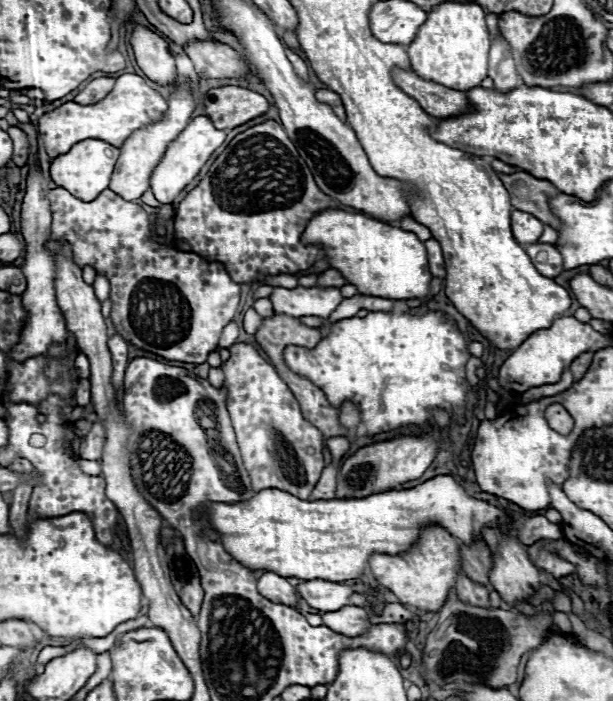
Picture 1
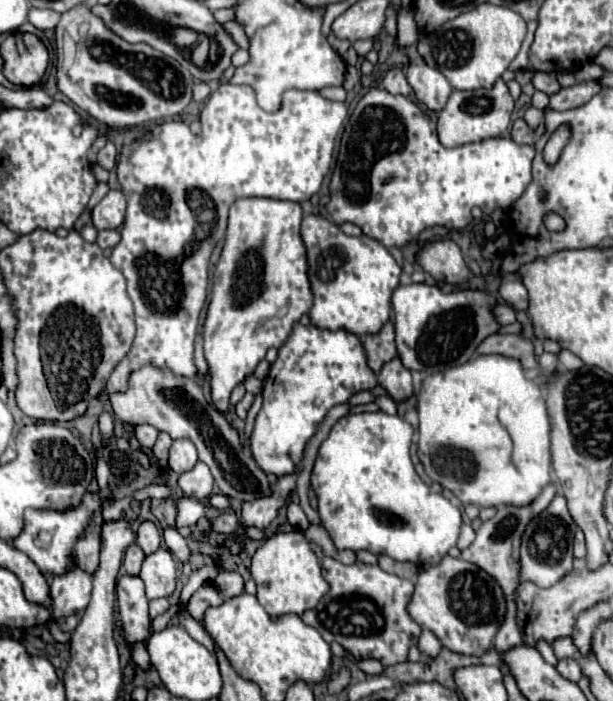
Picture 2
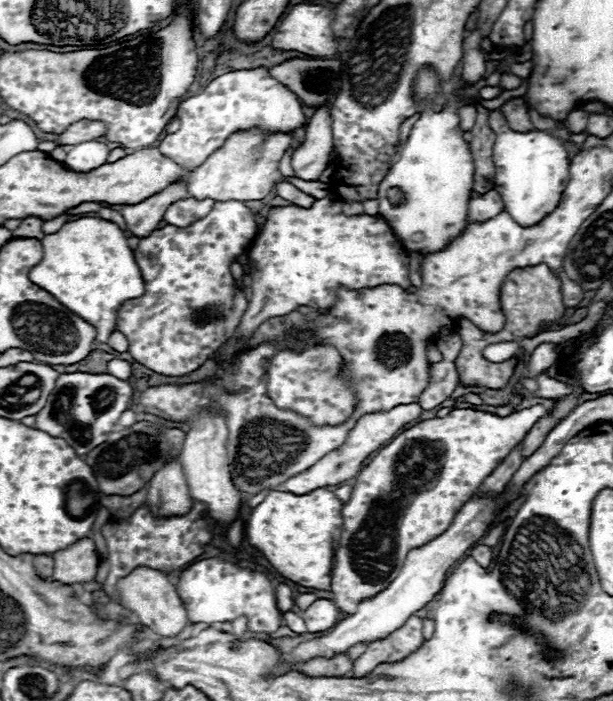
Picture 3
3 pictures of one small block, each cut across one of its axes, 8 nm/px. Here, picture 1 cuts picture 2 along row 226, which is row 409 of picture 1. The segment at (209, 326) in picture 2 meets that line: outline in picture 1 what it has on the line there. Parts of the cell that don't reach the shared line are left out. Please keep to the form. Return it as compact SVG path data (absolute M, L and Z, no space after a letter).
M234 344L228 350L230 358L222 364L224 386L228 390L226 404L254 492L278 488L300 500L308 500L324 470L322 432L302 418L294 394L256 348L250 344Z

